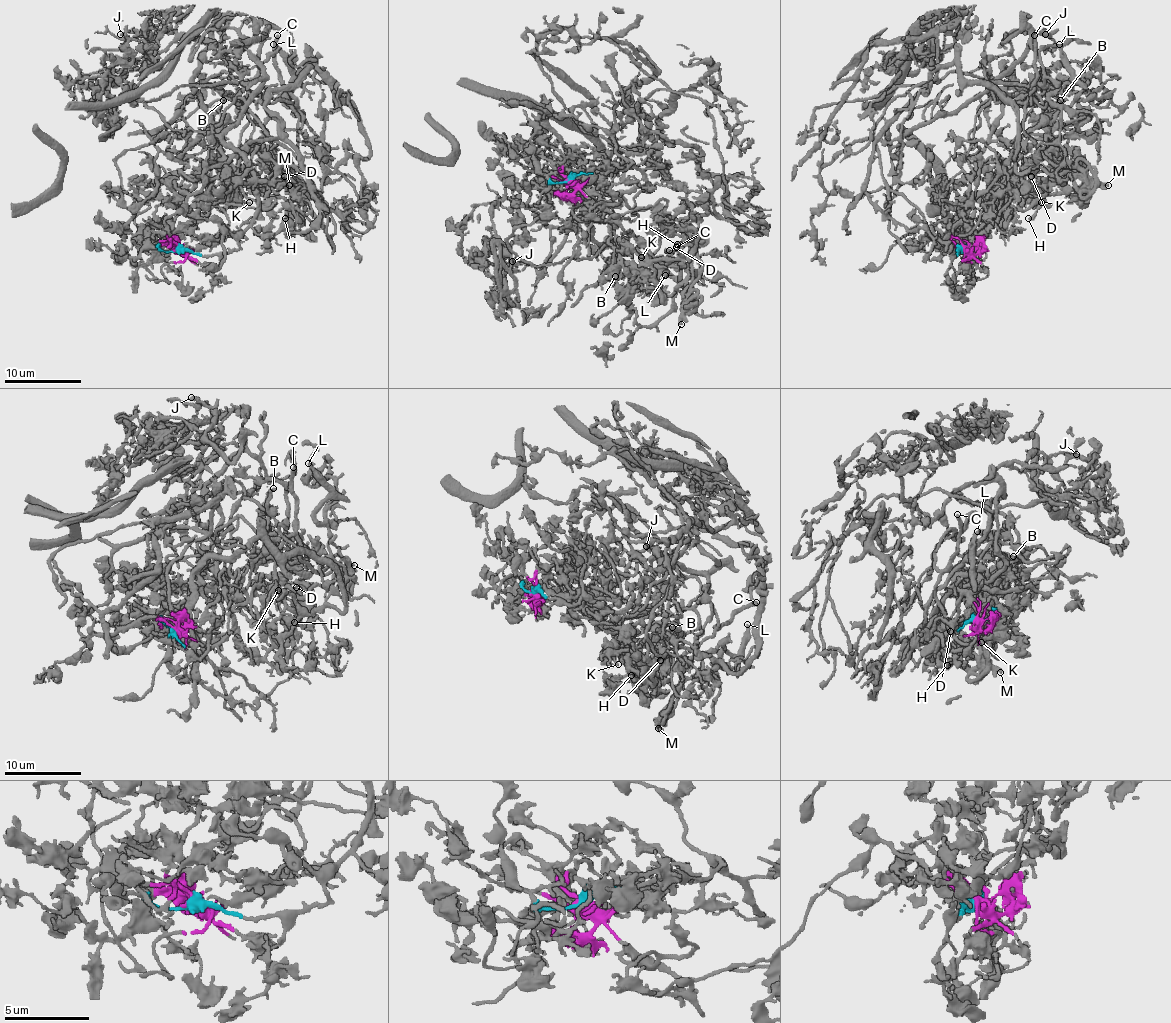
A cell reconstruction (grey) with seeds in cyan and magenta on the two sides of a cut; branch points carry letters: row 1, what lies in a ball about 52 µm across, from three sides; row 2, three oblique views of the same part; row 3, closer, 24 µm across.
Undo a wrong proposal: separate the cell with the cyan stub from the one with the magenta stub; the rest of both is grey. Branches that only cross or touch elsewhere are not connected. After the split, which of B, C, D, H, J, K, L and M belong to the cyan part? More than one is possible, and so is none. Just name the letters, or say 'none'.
J, L

